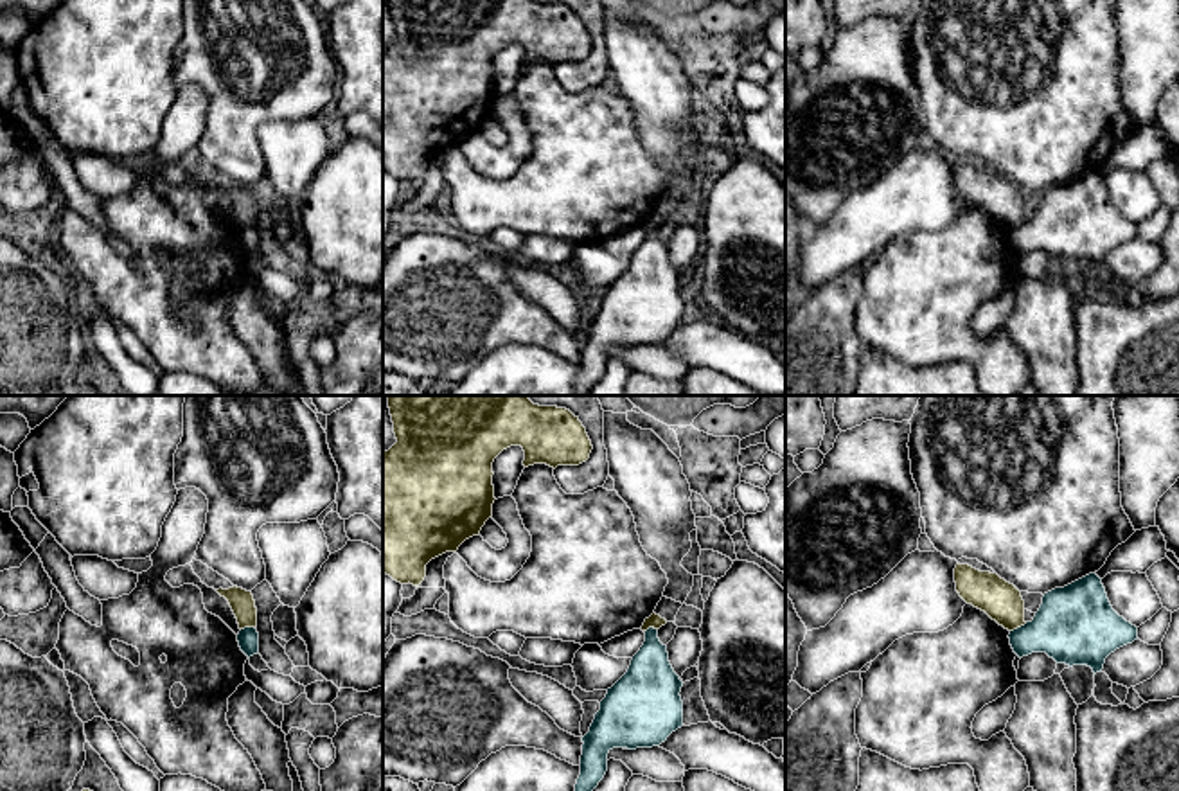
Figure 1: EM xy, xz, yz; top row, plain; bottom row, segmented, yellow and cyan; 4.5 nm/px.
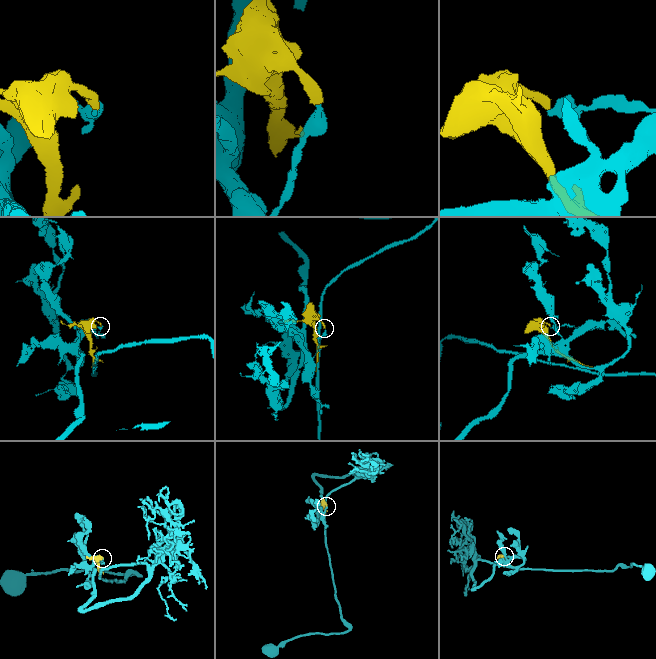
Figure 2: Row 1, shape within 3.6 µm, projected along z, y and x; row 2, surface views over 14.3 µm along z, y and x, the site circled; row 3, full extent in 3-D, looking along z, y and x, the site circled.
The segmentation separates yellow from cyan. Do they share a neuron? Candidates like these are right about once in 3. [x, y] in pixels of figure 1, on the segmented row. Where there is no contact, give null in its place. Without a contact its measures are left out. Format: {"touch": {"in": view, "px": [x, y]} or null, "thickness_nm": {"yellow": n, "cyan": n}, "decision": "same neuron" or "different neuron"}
{"touch": {"in": "yz", "px": [1018, 626]}, "thickness_nm": {"yellow": 180, "cyan": 340}, "decision": "different neuron"}

